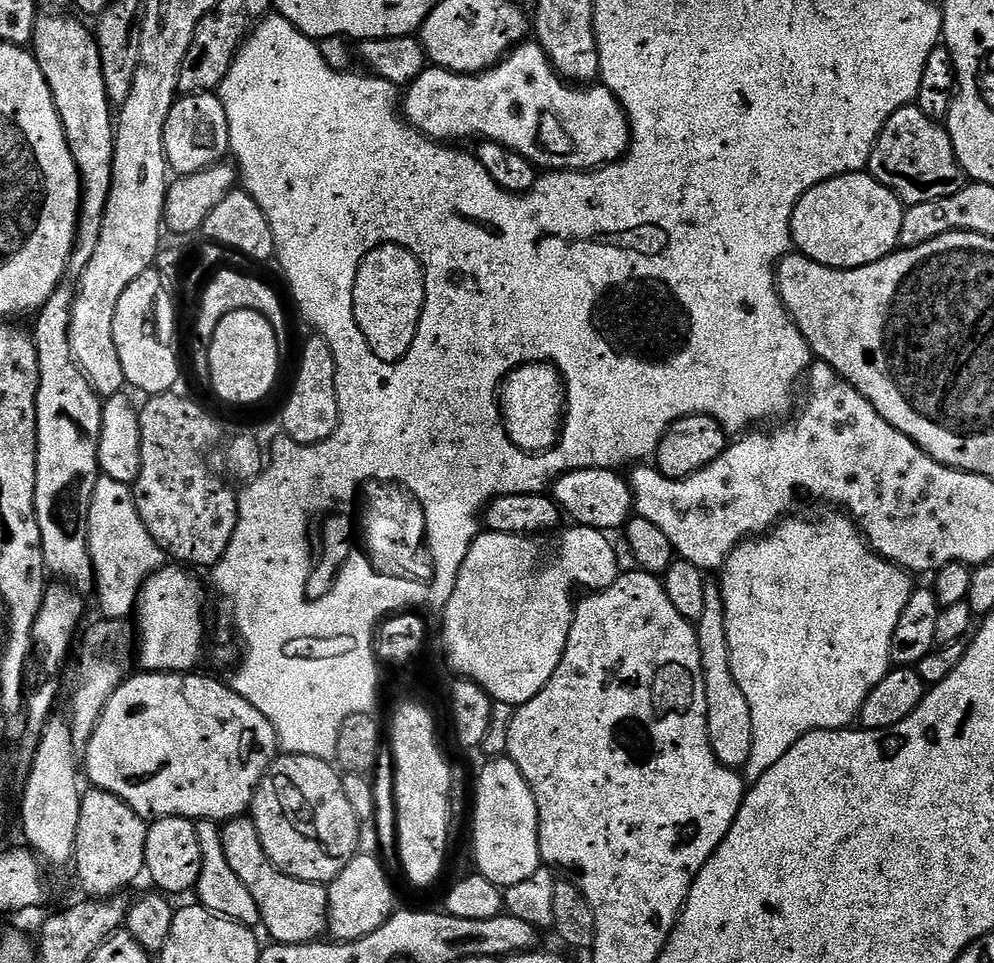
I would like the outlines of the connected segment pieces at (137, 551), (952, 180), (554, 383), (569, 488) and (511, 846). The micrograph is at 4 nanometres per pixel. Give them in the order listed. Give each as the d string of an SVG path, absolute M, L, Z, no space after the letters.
M101 475L96 481L94 498L90 498L88 549L96 575L94 597L96 596L97 602L100 603L99 615L106 620L128 620L136 609L136 600L140 596L142 586L166 564L164 551L158 546L158 542L154 542L154 538L150 538L150 530L146 530L146 522L142 522L142 514L138 514L133 485L114 482L114 478L105 475Z
M919 106L899 108L890 122L886 122L870 154L867 171L905 206L950 198L950 194L958 194L966 183L964 167L954 154L947 127L930 119Z
M548 359L524 364L509 374L500 386L503 395L503 413L506 414L508 438L514 446L526 451L549 452L560 449L567 429L569 383L562 370Z
M591 468L590 470L574 470L567 472L565 476L556 479L556 483L551 485L550 495L560 507L561 513L568 516L573 525L582 528L593 528L605 534L615 533L623 529L624 525L632 519L634 515L634 505L632 503L632 486L627 479L620 477L621 473L614 468Z
M510 759L492 760L474 780L474 811L470 816L470 836L476 847L479 875L501 888L526 882L542 867L538 846L538 806L526 778Z

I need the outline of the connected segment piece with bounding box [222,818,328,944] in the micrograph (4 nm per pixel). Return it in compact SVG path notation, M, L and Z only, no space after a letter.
M251 818L227 821L222 828L222 847L234 874L250 890L260 911L260 924L268 927L271 939L278 944L301 944L321 939L328 926L328 889L323 884L302 882L280 872L262 850L258 830Z

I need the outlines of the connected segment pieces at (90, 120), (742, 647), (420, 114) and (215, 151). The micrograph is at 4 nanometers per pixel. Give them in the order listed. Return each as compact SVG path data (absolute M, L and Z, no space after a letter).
M44 14L36 21L36 29L32 35L30 51L36 57L38 66L50 86L50 94L56 103L60 121L66 134L66 142L70 146L70 154L76 163L80 175L80 217L76 223L76 241L68 259L67 275L78 278L90 266L90 258L94 258L94 250L98 246L98 238L102 238L102 222L106 214L106 202L110 198L112 185L112 167L114 166L114 146L116 145L116 129L114 123L114 105L108 98L106 82L102 74L102 58L100 46L91 27L83 24L83 19L75 20L68 14Z
M832 514L825 520L800 520L804 518L785 518L771 530L755 537L743 540L726 558L724 567L719 573L720 593L726 614L726 642L730 646L730 670L734 670L734 679L738 681L742 694L746 694L746 702L750 702L750 718L754 722L754 746L748 759L748 764L742 769L745 781L755 782L806 734L816 730L831 728L847 728L859 717L862 702L886 678L893 667L890 654L890 642L894 642L894 630L898 626L898 618L902 618L902 610L906 610L906 602L910 602L910 594L914 587L913 577L877 556L874 549L868 545L859 528L844 514Z
M521 42L500 61L494 68L488 68L484 72L475 74L465 74L462 72L447 72L444 68L429 66L425 68L419 78L413 84L407 85L406 91L402 96L402 115L412 127L417 128L424 136L428 136L431 140L441 142L460 142L456 140L472 140L471 142L479 142L481 140L492 140L495 144L506 146L510 150L514 150L518 154L522 154L522 158L526 158L531 164L535 164L537 169L551 170L554 172L587 172L602 168L606 164L615 164L616 161L623 158L628 152L628 146L632 143L632 126L628 122L628 114L624 107L618 102L618 98L610 91L609 88L597 86L592 88L588 86L577 86L572 82L565 82L560 73L550 62L550 58L542 50L539 42Z
M210 92L181 95L170 110L170 118L166 118L164 145L169 169L177 177L198 174L221 163L230 152L230 126L219 95Z

